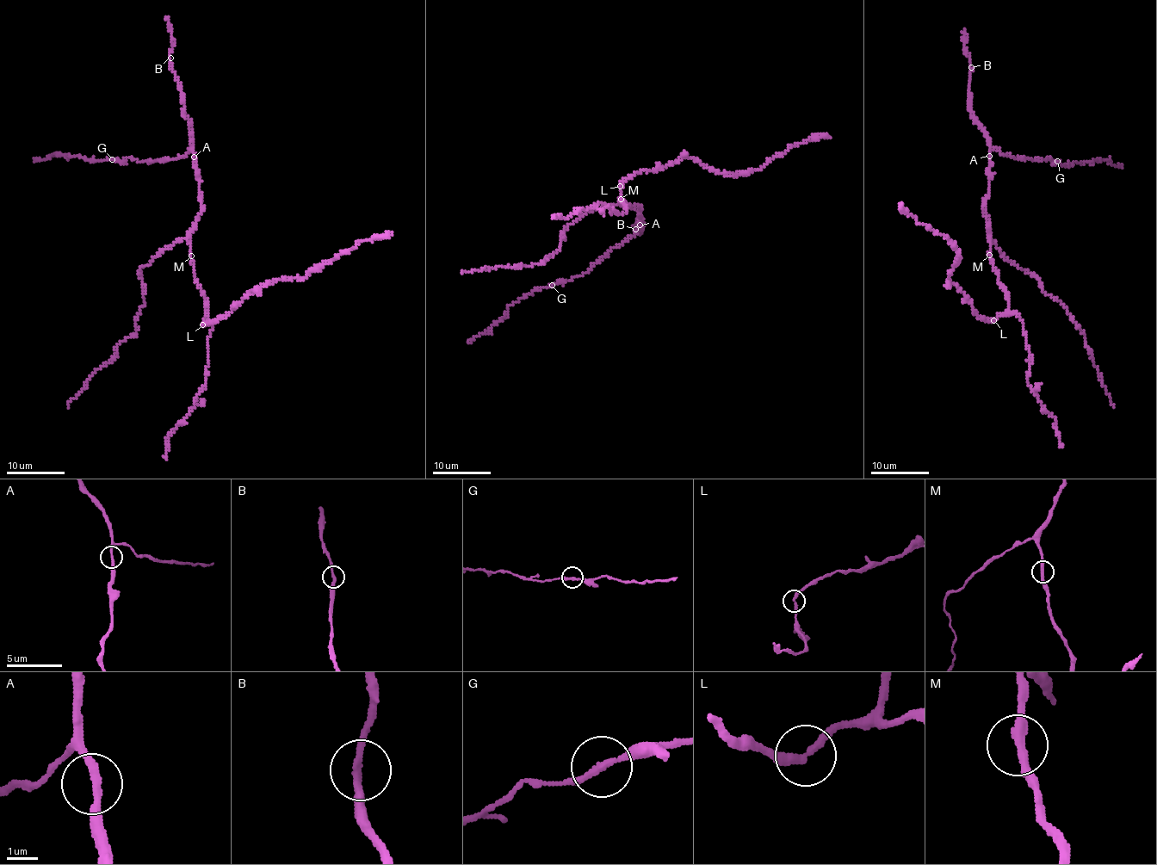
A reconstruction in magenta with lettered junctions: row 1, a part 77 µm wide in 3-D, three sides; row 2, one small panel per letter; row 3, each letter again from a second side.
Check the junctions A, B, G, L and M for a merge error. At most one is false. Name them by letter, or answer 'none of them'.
none of them

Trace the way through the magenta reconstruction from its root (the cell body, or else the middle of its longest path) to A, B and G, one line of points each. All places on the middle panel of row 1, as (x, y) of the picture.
A: (619, 200), (623, 206), (640, 207), (642, 221), (640, 225)
B: (619, 200), (641, 210), (641, 227), (640, 219), (635, 229)
G: (619, 200), (623, 206), (640, 207), (641, 225), (586, 272), (551, 285)

